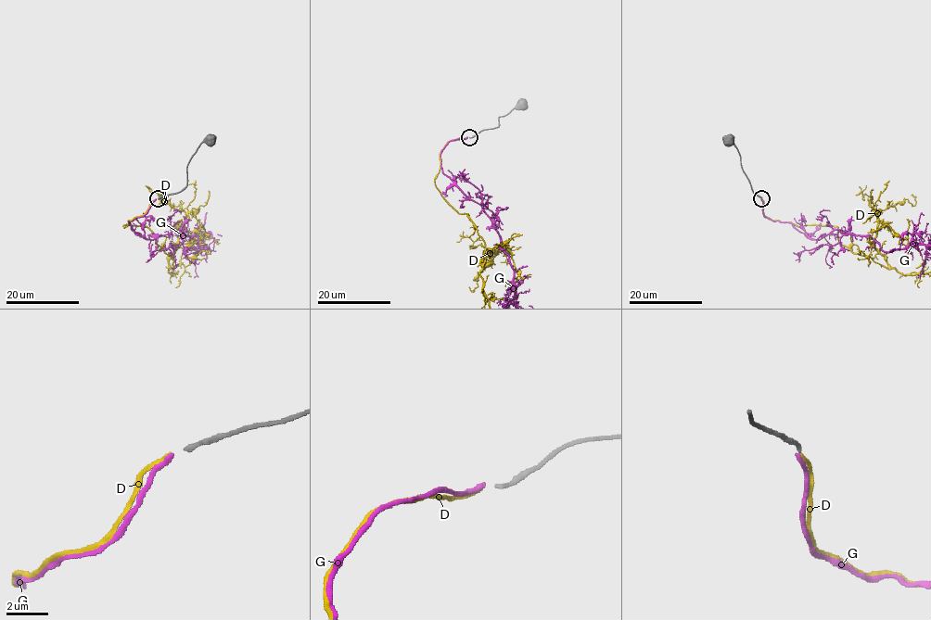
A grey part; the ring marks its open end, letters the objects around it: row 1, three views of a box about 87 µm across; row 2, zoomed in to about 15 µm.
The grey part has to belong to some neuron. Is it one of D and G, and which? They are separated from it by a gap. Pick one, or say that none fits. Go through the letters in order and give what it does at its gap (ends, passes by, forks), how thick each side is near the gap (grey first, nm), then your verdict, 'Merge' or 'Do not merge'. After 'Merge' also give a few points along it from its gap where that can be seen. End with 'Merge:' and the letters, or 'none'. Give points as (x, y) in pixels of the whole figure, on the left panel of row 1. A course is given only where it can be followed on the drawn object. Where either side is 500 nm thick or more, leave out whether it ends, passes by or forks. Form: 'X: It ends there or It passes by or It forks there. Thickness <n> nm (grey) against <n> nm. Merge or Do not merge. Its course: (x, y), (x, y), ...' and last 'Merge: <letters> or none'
D: It ends there. Thickness 200 nm (grey) against 180 nm. Merge
G: It ends there. Thickness 200 nm (grey) against 240 nm. Do not merge
Merge: D

